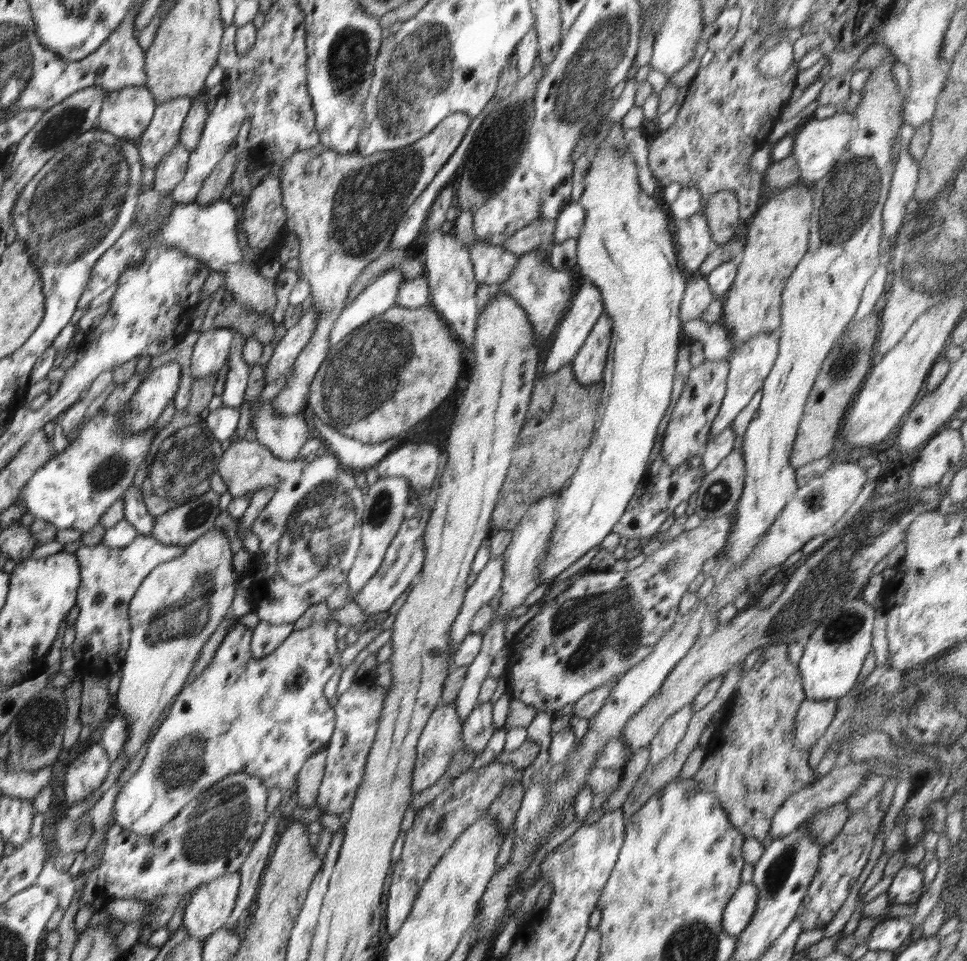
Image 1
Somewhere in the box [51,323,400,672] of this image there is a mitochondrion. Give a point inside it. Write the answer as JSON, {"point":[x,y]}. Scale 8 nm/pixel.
{"point":[319,533]}

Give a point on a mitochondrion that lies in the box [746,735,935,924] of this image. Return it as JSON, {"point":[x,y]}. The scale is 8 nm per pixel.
{"point":[780,869]}

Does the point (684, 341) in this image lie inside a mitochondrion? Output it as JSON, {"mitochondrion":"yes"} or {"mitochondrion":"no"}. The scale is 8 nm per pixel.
{"mitochondrion":"no"}

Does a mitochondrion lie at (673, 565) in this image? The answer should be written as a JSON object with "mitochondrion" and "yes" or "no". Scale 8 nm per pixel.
{"mitochondrion":"yes"}

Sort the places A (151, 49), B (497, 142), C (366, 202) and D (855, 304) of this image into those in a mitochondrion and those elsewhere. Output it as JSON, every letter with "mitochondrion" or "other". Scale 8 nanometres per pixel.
{"A":"other","B":"mitochondrion","C":"mitochondrion","D":"other"}

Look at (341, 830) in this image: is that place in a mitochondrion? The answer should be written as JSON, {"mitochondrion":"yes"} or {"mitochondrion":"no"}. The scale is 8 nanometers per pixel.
{"mitochondrion":"no"}

